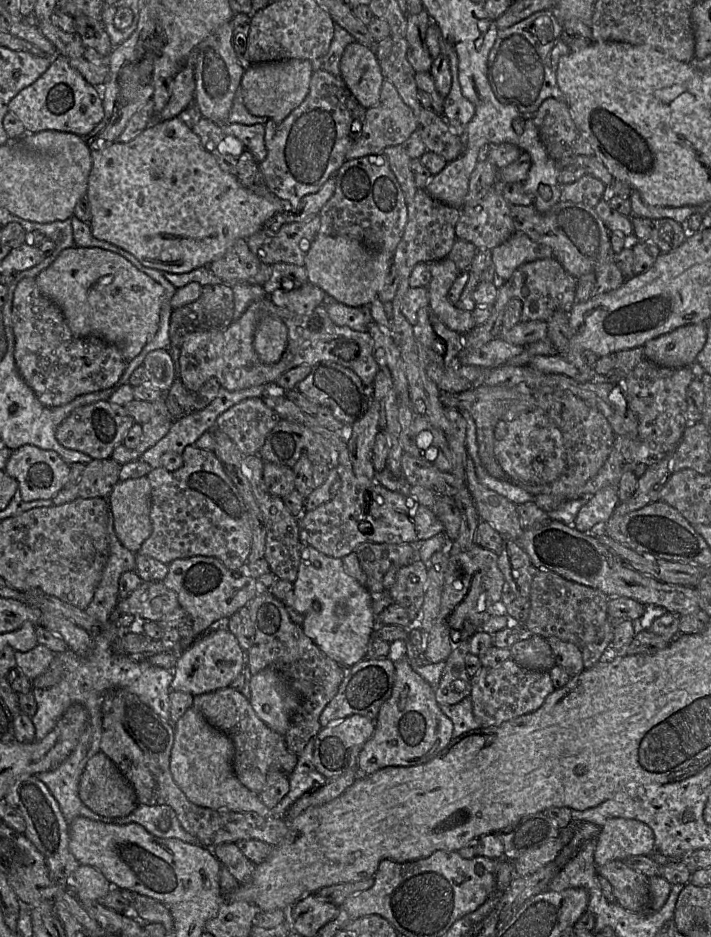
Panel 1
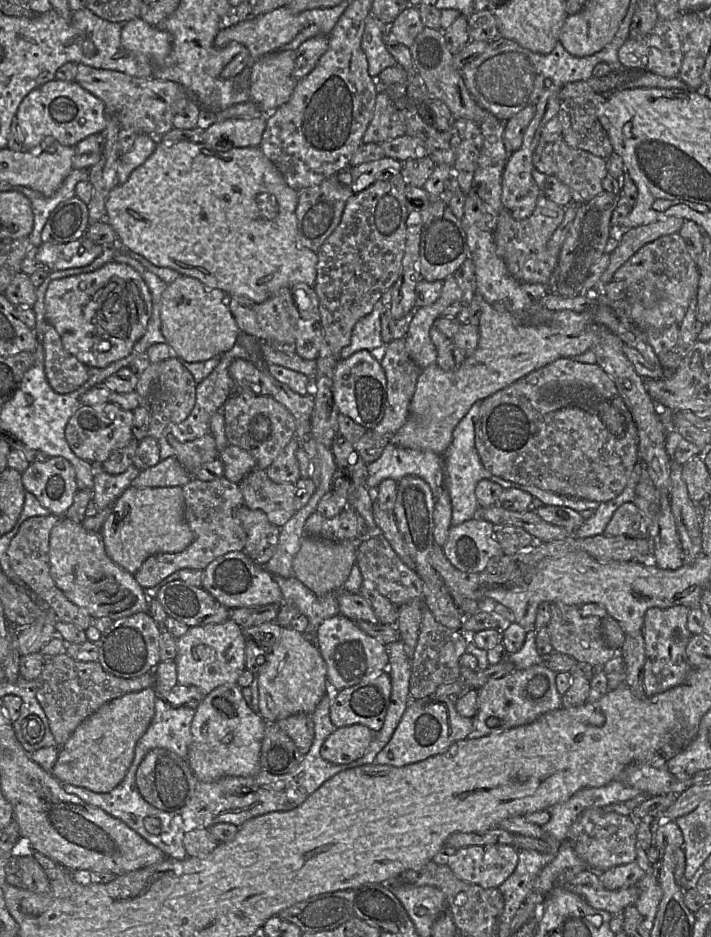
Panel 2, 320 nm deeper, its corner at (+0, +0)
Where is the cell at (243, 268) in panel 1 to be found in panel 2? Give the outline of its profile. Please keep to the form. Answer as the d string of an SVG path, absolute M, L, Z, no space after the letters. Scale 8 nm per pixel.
M285 287L262 303L243 296L230 296L229 307L240 332L273 345L294 346L297 322L301 318L290 288Z

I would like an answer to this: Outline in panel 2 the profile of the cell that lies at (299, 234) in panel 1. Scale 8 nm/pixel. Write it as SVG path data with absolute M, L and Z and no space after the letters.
M336 175L299 191L296 208L297 229L299 240L304 247L314 252L321 248L325 240L340 223L345 204L353 194L350 186L339 182Z

